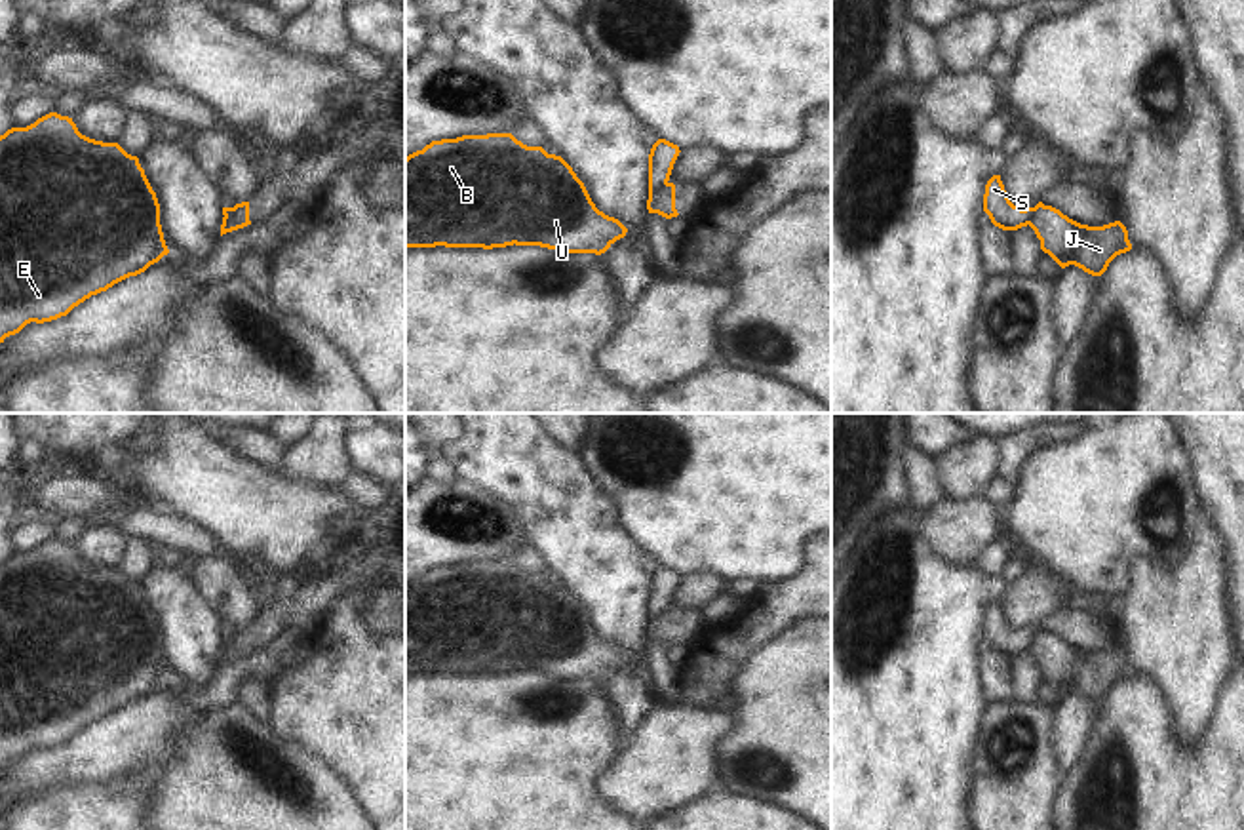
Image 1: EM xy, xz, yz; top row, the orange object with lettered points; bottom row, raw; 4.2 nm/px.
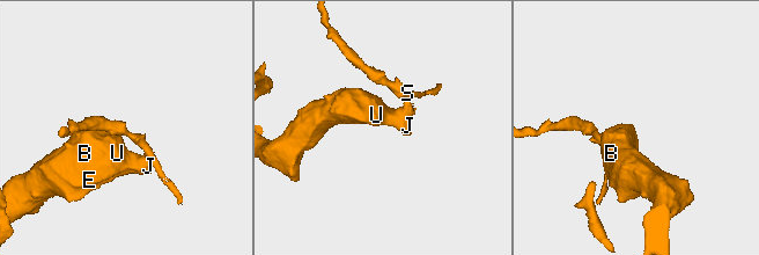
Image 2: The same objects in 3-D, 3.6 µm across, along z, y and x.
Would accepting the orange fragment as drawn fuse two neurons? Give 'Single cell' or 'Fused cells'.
Fused cells

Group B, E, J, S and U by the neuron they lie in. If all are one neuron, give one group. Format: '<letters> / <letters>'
B E J U / S

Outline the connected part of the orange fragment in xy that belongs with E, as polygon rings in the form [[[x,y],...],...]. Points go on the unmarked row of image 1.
[[[57,539],[0,562],[0,769],[30,748],[67,742],[91,721],[145,699],[167,680],[160,630],[137,583],[118,569],[82,562],[72,544]]]

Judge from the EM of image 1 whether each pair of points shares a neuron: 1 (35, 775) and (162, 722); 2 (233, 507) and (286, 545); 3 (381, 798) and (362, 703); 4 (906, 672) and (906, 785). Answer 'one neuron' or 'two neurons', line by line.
1: one neuron
2: one neuron
3: one neuron
4: one neuron

